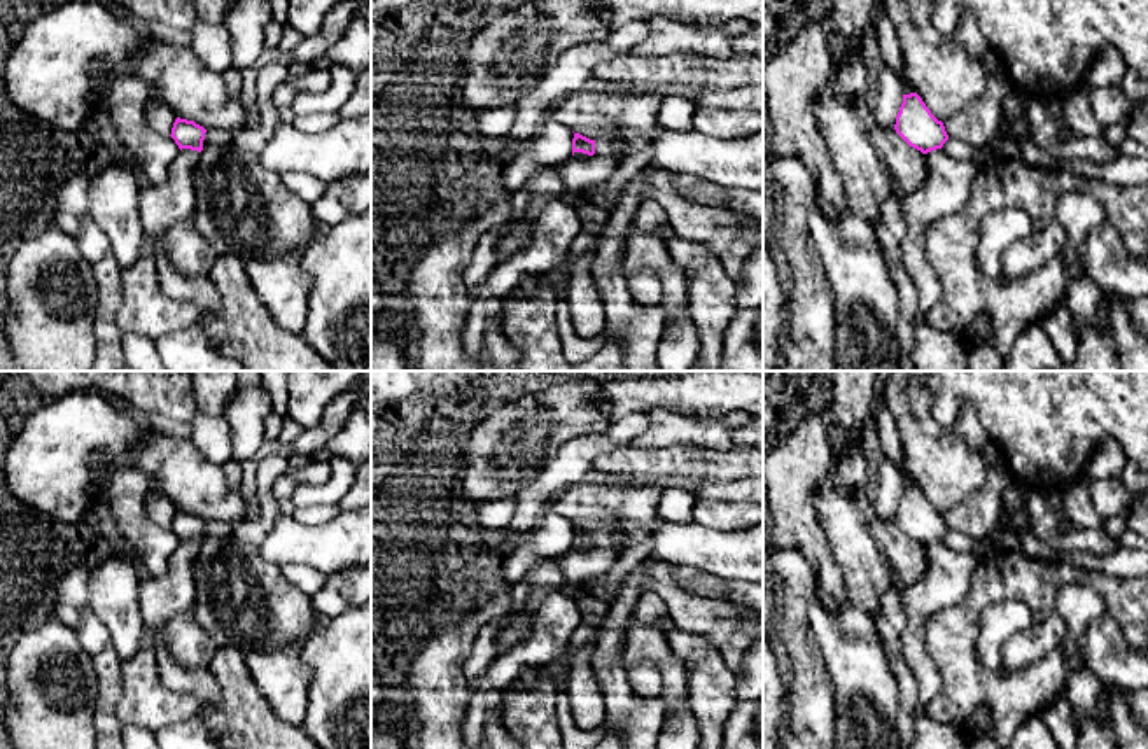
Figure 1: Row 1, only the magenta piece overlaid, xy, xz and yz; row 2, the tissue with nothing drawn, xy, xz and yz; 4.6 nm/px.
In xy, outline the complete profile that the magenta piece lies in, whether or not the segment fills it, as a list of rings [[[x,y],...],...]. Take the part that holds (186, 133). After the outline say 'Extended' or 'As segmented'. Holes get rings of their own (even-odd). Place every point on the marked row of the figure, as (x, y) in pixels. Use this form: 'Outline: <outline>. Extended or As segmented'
Outline: [[[177,117],[172,128],[172,138],[178,145],[178,149],[203,150],[206,130],[194,121]]]. As segmented

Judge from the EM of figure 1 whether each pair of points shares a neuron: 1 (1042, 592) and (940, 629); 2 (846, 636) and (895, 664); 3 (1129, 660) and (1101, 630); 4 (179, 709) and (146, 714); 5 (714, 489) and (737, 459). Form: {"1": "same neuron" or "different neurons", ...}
{"1": "same neuron", "2": "different neurons", "3": "same neuron", "4": "same neuron", "5": "different neurons"}

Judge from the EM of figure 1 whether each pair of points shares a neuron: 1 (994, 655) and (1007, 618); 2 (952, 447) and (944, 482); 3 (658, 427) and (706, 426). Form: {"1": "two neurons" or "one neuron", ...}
{"1": "one neuron", "2": "one neuron", "3": "one neuron"}

